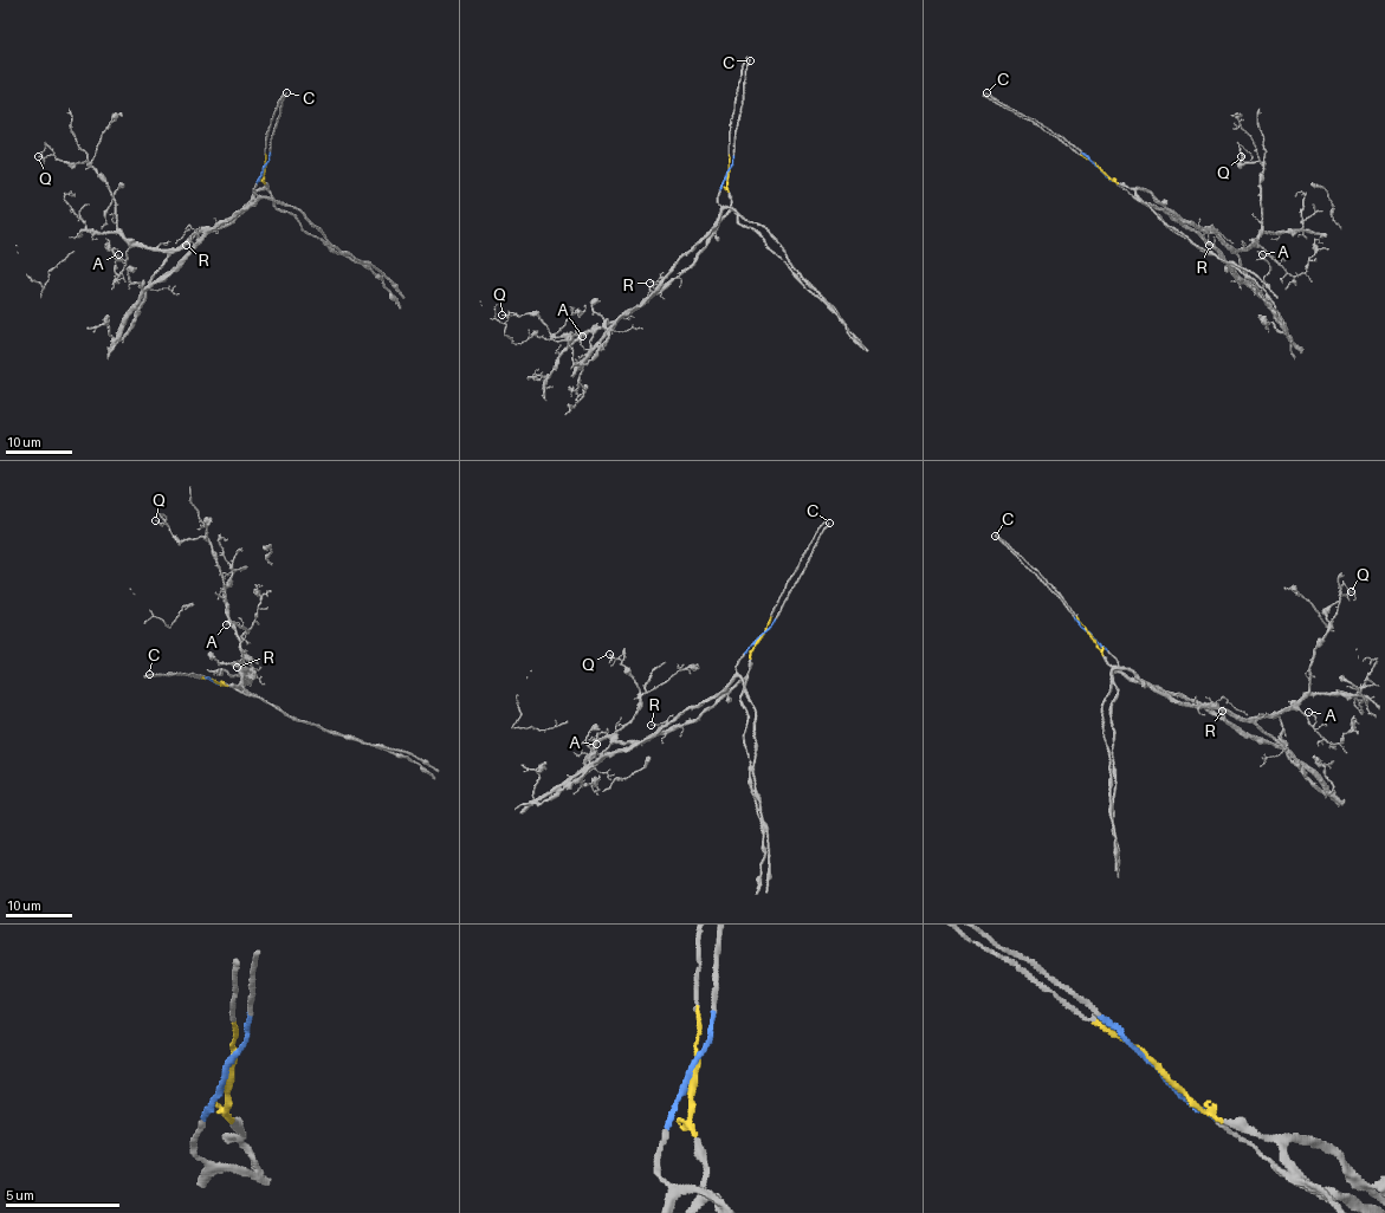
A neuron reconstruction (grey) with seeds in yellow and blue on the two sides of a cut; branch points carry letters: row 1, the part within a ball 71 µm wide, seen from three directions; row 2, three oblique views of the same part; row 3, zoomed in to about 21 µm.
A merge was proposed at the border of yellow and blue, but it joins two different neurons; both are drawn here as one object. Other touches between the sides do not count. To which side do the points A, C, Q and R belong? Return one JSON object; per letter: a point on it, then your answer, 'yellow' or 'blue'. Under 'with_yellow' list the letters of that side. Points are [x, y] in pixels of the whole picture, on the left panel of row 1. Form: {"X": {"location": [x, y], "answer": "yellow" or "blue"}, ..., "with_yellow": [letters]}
{"A": {"location": [118, 254], "answer": "yellow"}, "C": {"location": [286, 92], "answer": "blue"}, "Q": {"location": [38, 156], "answer": "yellow"}, "R": {"location": [186, 245], "answer": "blue"}, "with_yellow": ["A", "Q"]}

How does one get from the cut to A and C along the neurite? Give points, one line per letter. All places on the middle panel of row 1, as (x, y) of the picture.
A: (727, 173), (731, 209), (696, 259), (639, 306), (626, 309), (596, 331), (588, 349), (581, 344), (581, 336)
C: (727, 173), (732, 162), (735, 129), (749, 59)

